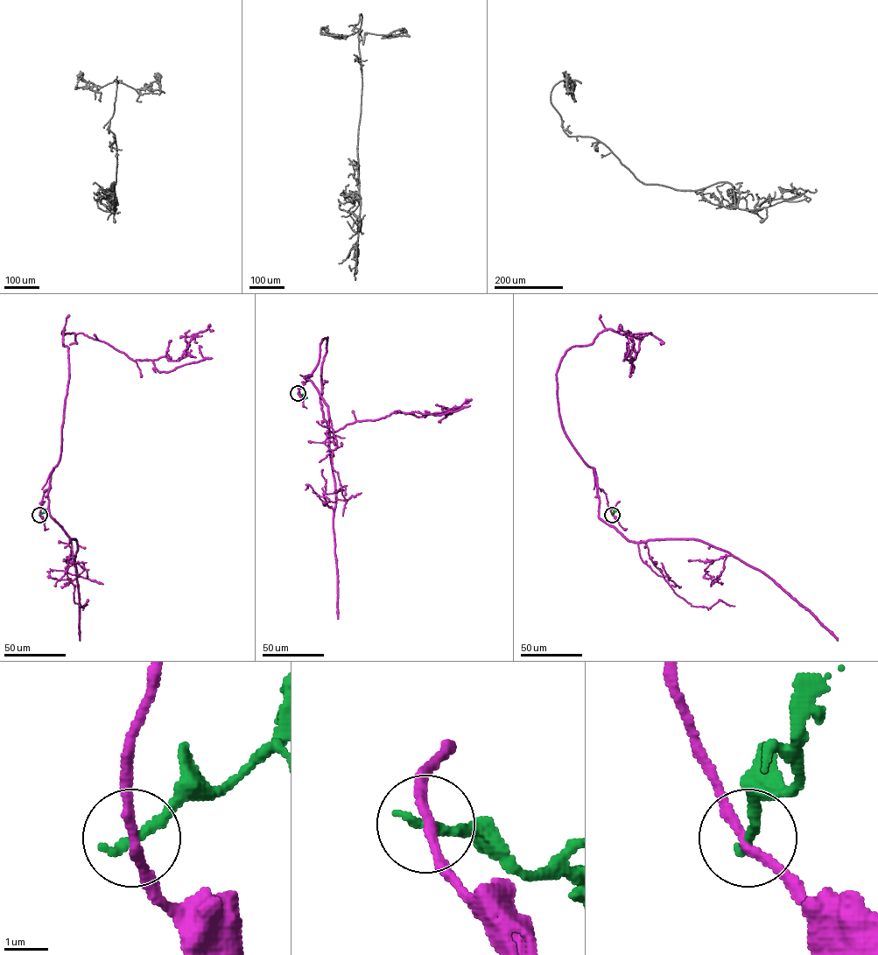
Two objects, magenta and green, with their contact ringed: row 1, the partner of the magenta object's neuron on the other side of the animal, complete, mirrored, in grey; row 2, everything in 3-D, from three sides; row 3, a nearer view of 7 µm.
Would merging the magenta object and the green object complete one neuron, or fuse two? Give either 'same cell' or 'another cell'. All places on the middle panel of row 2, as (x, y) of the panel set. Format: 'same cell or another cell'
another cell

